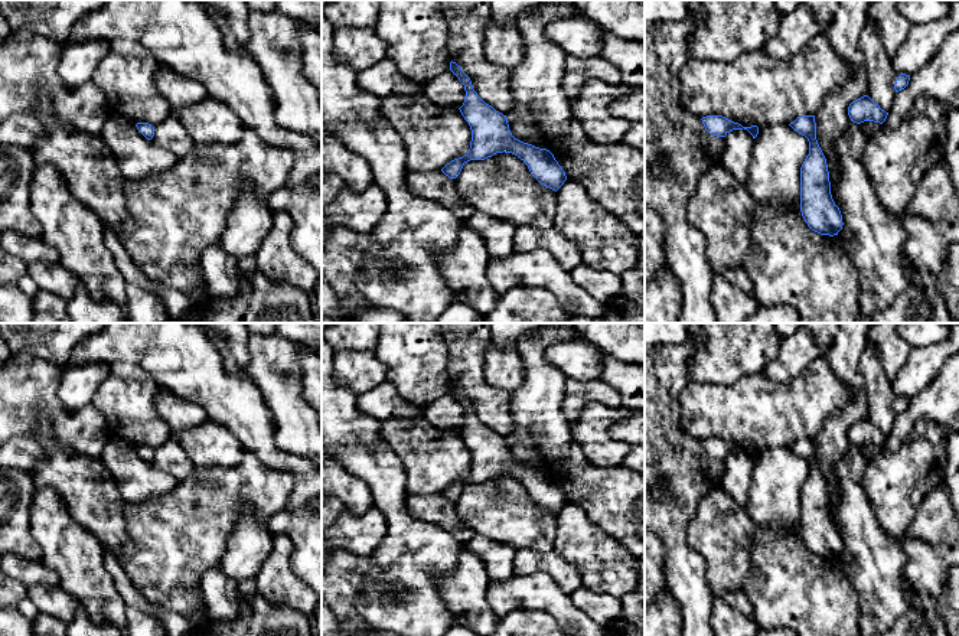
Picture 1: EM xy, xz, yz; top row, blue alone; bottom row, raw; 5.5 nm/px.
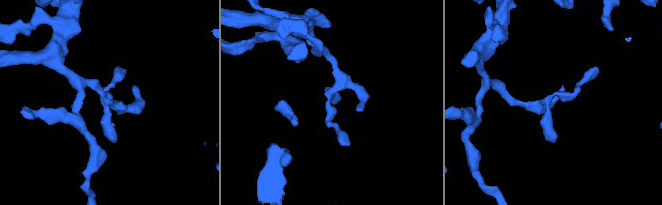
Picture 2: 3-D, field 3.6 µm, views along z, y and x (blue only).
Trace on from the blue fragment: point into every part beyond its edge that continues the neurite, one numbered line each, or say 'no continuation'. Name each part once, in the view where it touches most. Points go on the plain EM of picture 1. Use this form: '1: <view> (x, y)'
1: xz (446, 413)

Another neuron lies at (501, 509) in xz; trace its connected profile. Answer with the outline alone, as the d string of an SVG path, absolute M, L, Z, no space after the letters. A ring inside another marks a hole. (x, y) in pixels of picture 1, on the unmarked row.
M512 476L464 486L454 506L476 535L515 549L552 551L557 515L541 508L523 483Z

